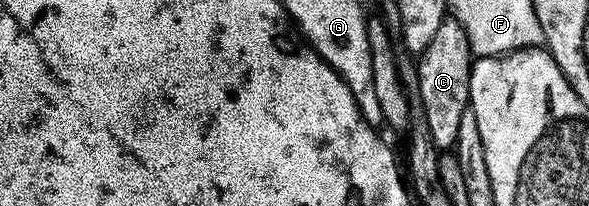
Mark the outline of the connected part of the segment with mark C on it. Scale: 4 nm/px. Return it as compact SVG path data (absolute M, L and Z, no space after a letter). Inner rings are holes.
M453 17L436 29L436 37L428 41L428 49L424 49L417 60L418 92L428 121L428 133L432 133L432 141L439 152L449 152L456 141L456 133L460 133L460 117L464 117L470 101L471 62L468 37Z

